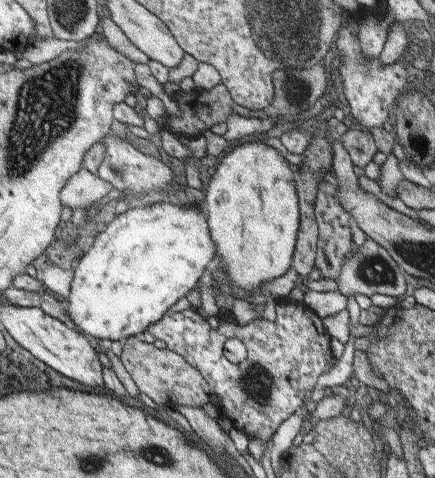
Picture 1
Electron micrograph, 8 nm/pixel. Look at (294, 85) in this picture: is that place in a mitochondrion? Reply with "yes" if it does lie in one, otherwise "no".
yes

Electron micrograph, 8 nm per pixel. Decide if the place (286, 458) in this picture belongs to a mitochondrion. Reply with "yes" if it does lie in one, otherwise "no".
no

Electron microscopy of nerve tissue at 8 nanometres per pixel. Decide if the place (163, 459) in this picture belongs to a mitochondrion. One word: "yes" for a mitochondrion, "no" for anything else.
yes

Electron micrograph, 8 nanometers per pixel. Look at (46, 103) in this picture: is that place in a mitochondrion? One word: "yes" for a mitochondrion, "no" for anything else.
yes

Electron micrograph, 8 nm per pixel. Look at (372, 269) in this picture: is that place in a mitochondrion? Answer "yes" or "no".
yes

